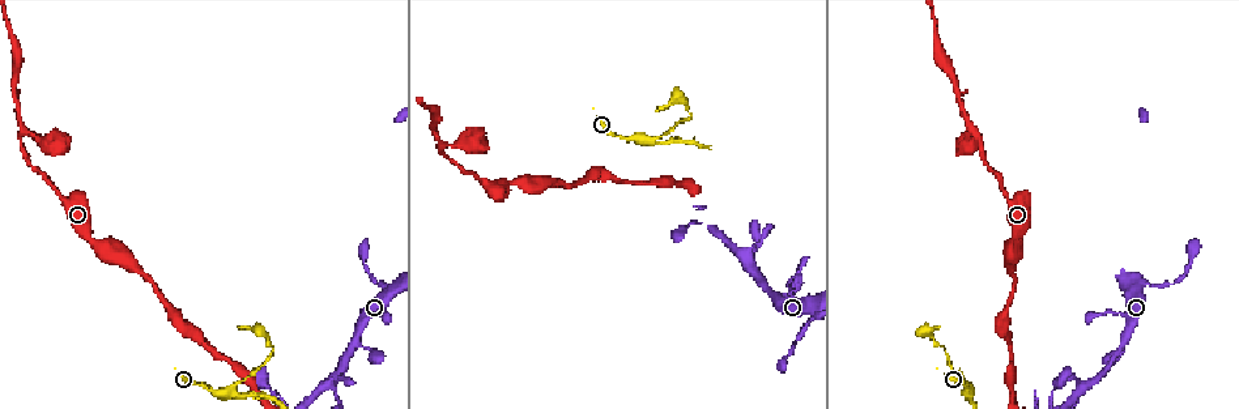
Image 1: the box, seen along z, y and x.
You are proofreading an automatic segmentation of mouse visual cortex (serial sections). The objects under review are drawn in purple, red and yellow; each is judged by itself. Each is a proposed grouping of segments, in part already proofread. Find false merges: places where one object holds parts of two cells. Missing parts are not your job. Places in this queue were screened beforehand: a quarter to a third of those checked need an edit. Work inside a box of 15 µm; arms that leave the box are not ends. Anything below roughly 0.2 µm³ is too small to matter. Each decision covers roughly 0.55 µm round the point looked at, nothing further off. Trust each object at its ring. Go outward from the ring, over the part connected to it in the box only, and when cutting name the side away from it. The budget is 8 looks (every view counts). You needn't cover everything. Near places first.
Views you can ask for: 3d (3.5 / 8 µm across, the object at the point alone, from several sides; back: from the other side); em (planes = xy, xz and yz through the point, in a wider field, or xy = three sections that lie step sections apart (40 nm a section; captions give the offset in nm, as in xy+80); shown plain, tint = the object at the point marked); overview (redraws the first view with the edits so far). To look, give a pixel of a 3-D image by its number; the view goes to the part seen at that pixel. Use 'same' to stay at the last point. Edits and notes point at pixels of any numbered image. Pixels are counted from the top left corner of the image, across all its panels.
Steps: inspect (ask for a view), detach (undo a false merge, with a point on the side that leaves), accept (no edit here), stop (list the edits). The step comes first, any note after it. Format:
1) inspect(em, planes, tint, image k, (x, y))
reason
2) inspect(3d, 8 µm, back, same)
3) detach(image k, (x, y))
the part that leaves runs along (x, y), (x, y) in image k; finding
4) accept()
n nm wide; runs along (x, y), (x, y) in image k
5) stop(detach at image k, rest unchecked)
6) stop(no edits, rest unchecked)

inspect(3d, 3.5 µm, image 1, (326, 383))
two arms in line, one across

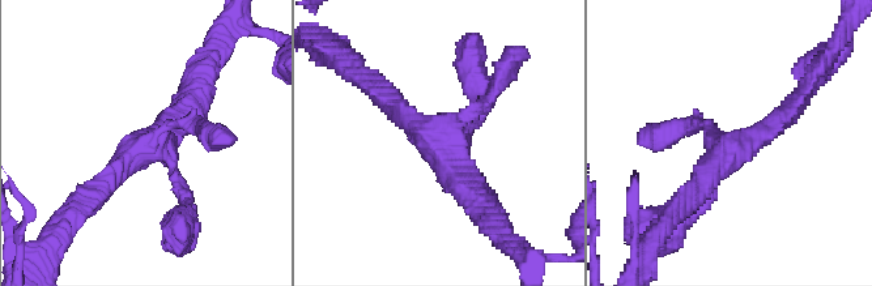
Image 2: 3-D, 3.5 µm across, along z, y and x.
inspect(em, xy, step 5, tint, image 2, (157, 143))

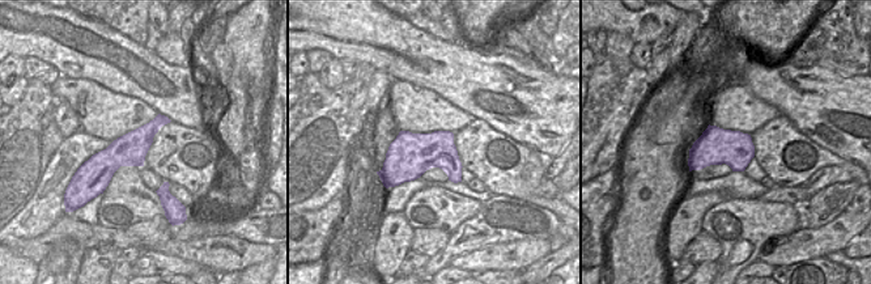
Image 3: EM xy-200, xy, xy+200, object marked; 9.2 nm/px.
accept()
runs along (490, 210), (391, 103) in image 2; continuous, no second cell

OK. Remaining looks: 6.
inspect(3d, 8 µm, image 1, (654, 145))

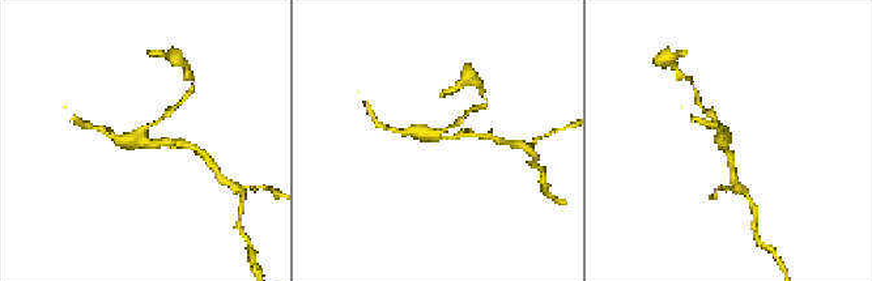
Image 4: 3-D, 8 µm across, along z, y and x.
inspect(3d, 3.5 µm, image 4, (444, 138))
closer look

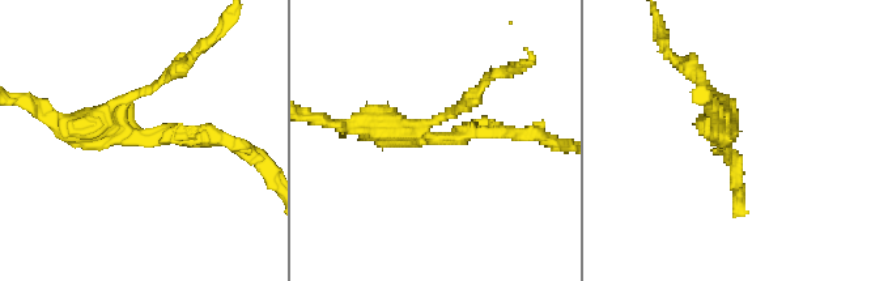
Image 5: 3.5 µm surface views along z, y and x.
inspect(em, planes, tint, image 5, (130, 133))
shape alone is not enough

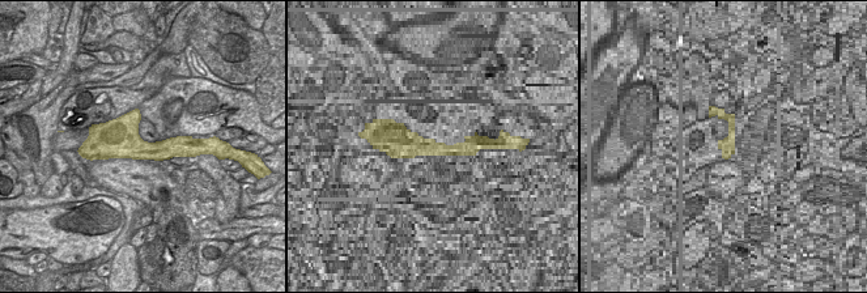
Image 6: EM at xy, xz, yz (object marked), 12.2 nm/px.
accept()
runs along (51, 118), (216, 137) in image 5; continuous, no second cell

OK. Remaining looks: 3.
inspect(3d, 8 µm, image 1, (975, 131))

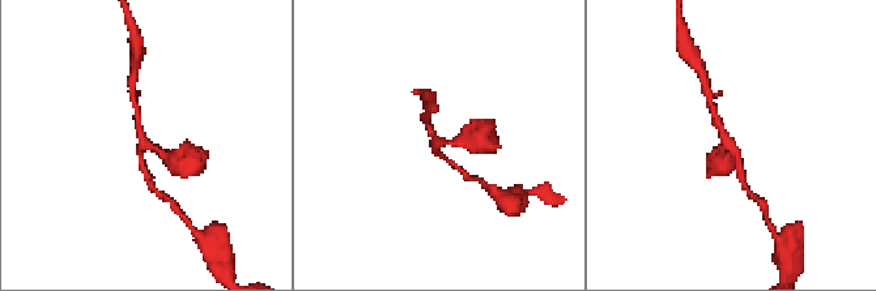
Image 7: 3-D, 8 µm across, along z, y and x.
inspect(em, xy, step 1, tint, image 7, (730, 147))
3 arms; arms of 200, 200, 200 nm

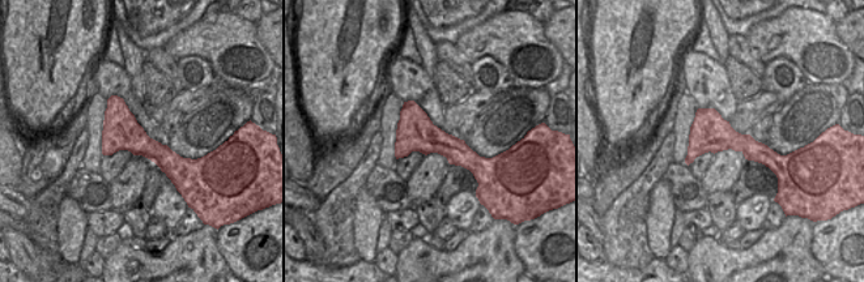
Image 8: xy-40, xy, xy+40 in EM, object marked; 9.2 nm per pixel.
accept()
all the same cell

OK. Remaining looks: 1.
stop(no edits, rest unchecked)

